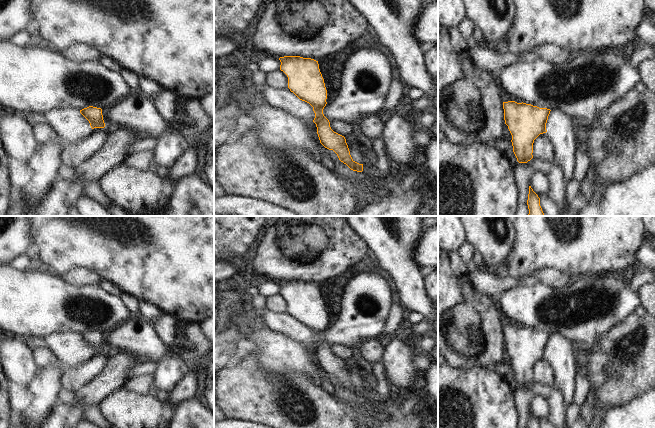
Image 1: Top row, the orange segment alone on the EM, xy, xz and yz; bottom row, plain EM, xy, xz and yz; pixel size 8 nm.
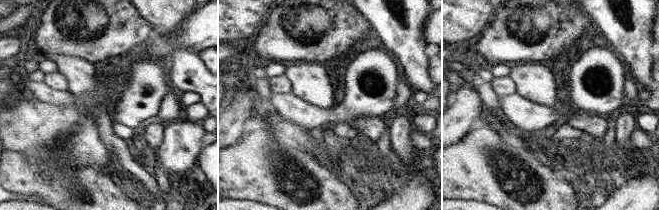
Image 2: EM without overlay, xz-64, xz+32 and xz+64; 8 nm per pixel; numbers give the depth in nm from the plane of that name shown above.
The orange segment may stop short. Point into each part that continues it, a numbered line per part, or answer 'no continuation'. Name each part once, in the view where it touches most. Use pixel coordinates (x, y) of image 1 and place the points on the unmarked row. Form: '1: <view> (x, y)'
no continuation

